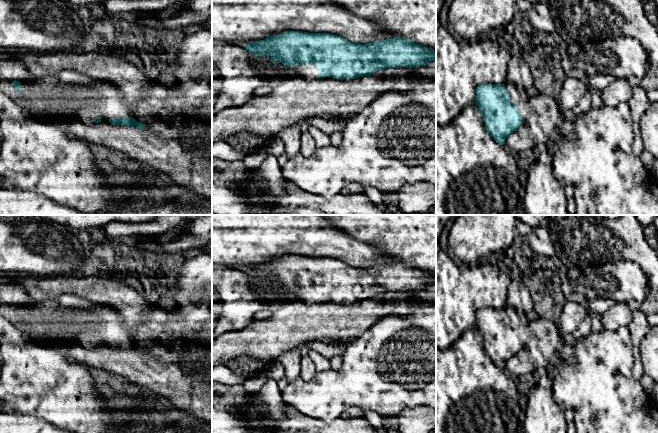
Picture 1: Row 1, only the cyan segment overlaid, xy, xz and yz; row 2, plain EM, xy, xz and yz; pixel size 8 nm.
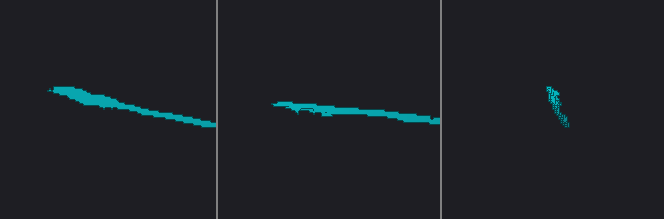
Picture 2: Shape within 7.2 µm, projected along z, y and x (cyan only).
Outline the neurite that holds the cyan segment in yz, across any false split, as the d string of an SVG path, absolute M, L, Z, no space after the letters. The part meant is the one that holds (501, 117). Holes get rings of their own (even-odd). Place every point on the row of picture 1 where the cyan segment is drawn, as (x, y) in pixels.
M509 84L480 85L476 89L476 105L480 108L485 127L500 145L524 123L517 105L518 94Z

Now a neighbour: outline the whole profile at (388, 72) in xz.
M397 67L397 68L386 68L377 70L375 73L370 75L372 77L397 77L397 78L405 78L409 83L414 83L416 80L420 78L418 76L414 76L413 73L407 71L406 67Z

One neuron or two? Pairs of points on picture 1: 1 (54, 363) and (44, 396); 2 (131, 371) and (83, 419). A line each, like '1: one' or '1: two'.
1: one
2: two

